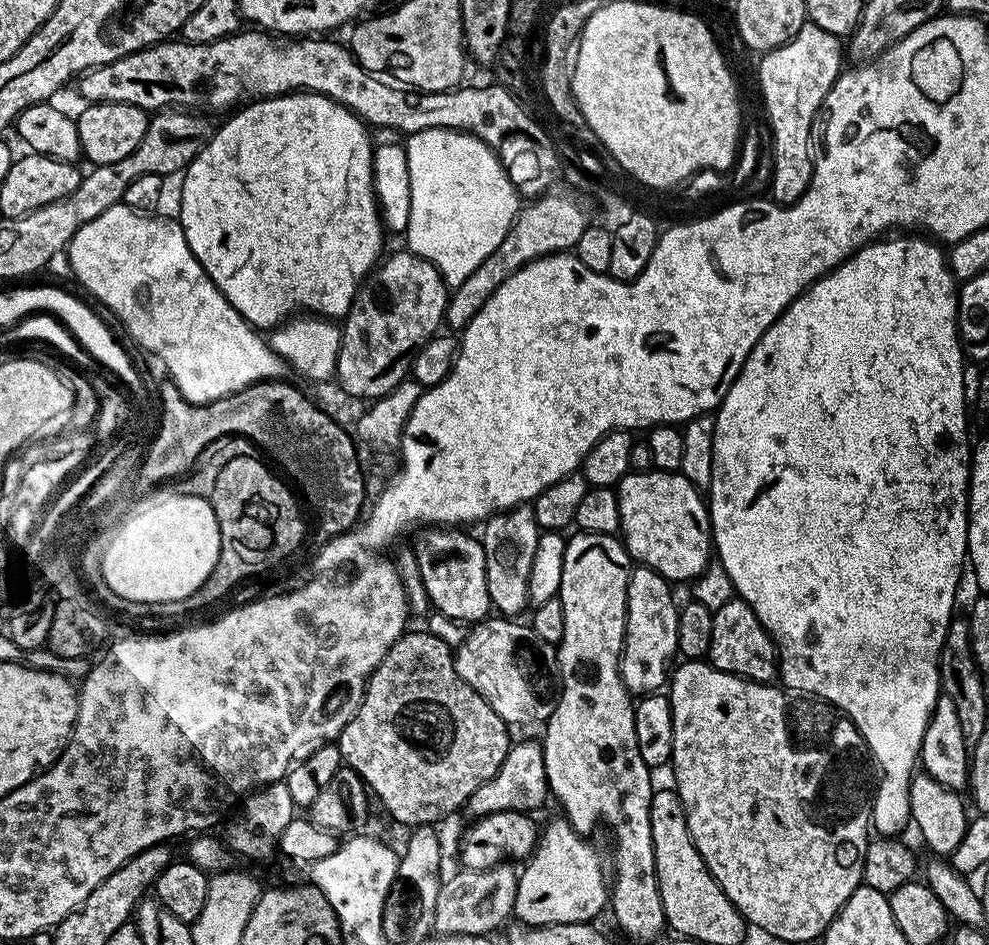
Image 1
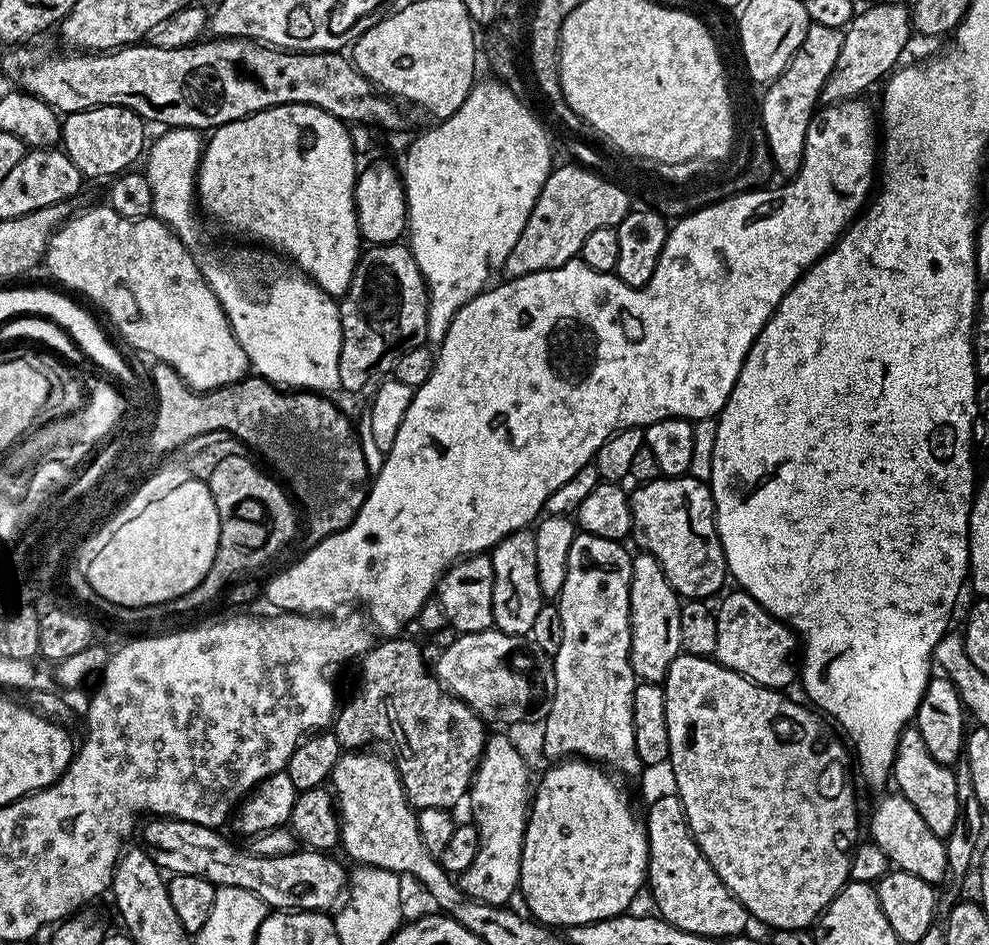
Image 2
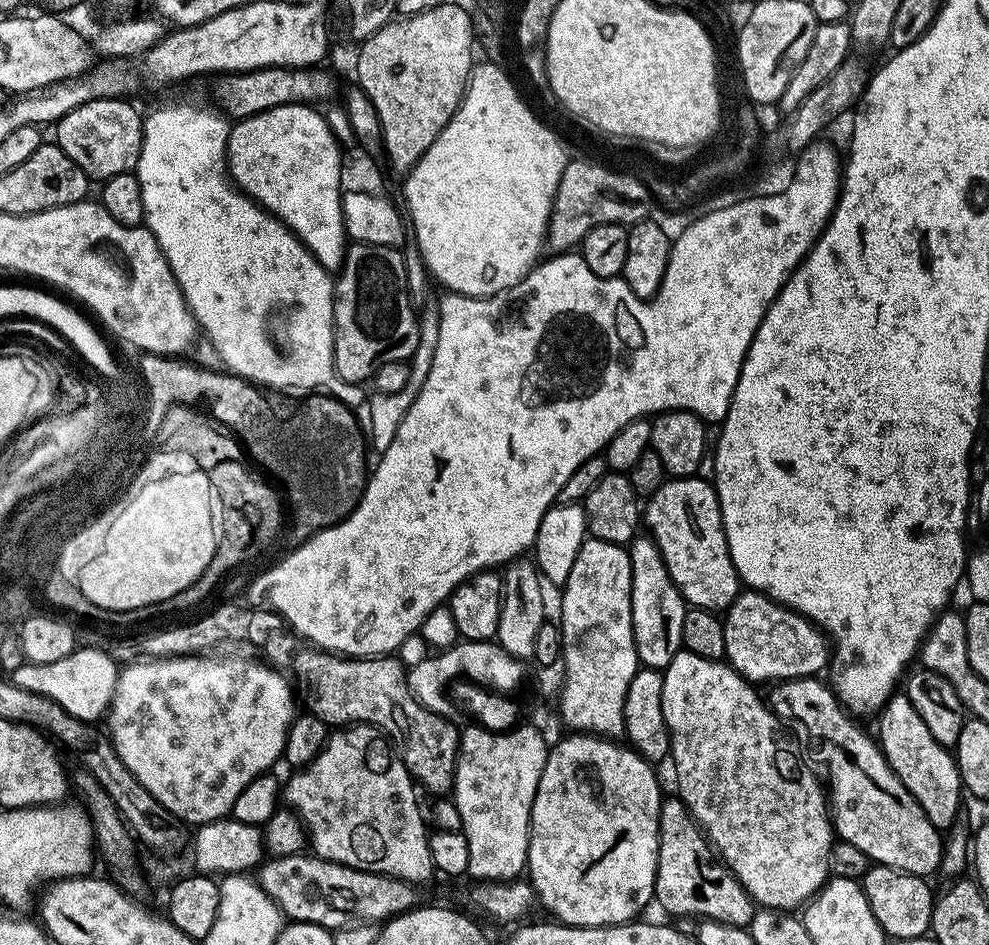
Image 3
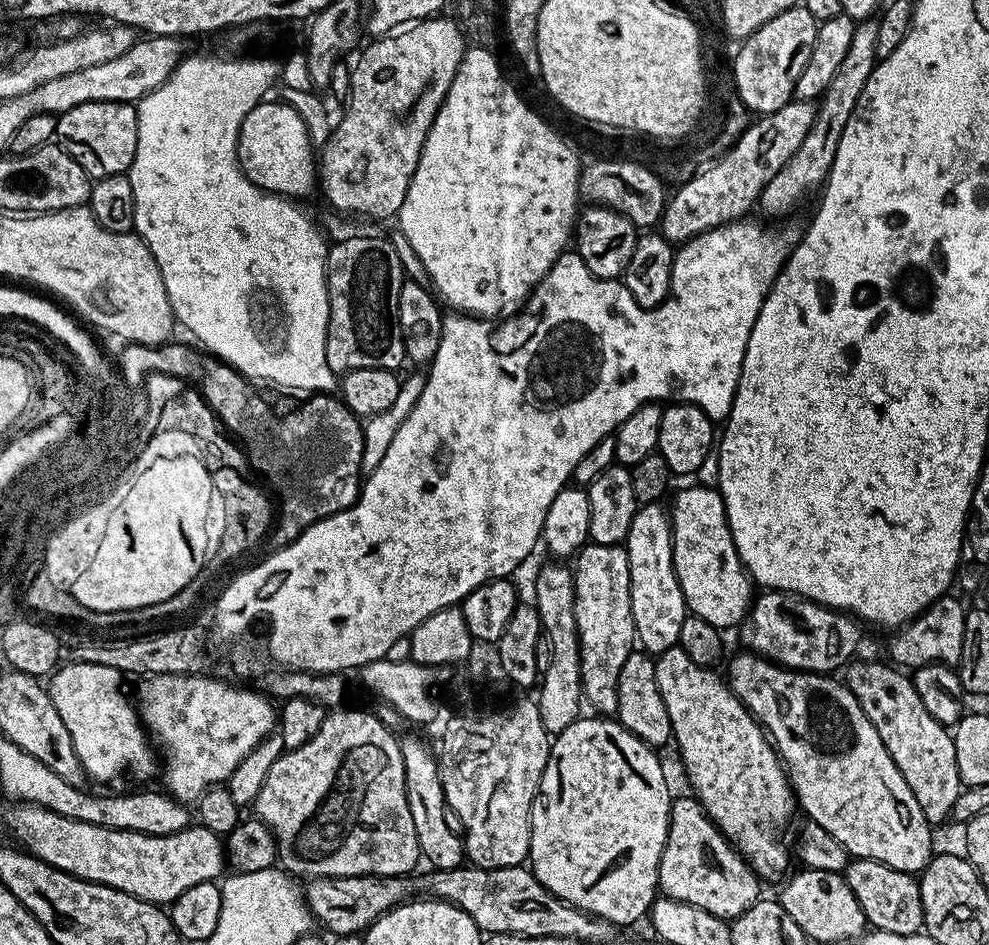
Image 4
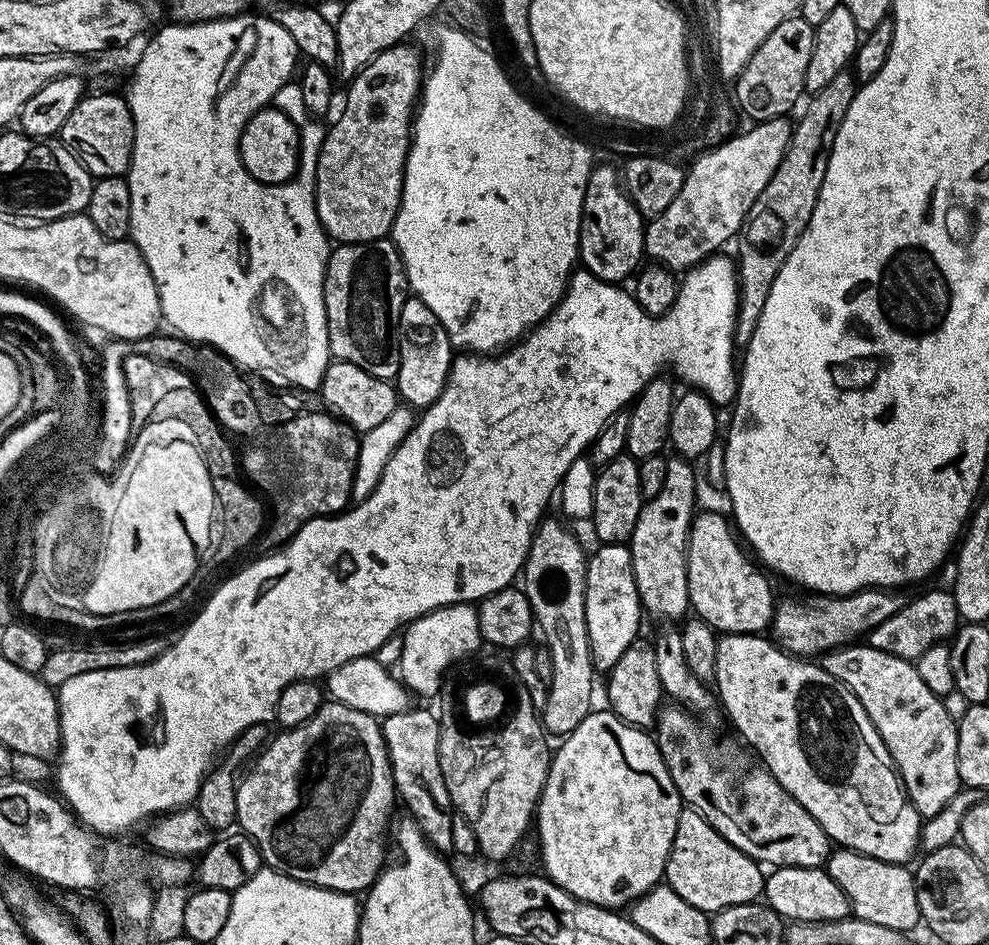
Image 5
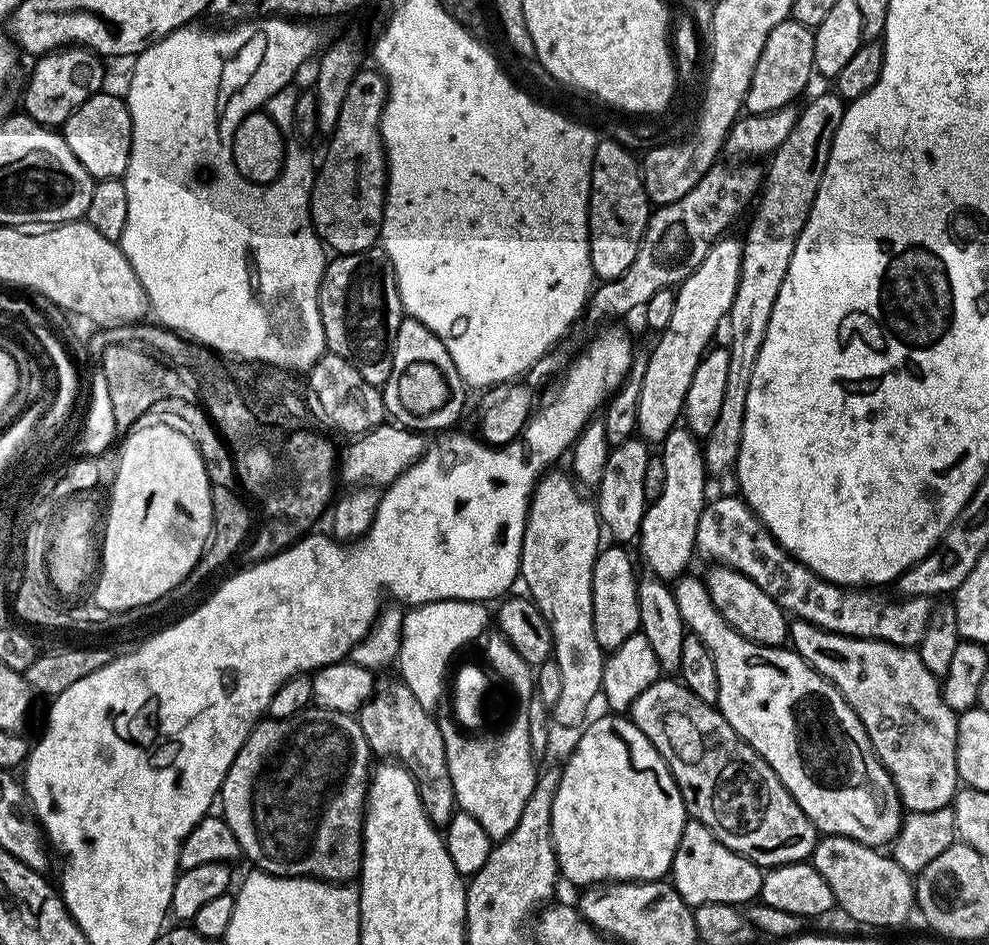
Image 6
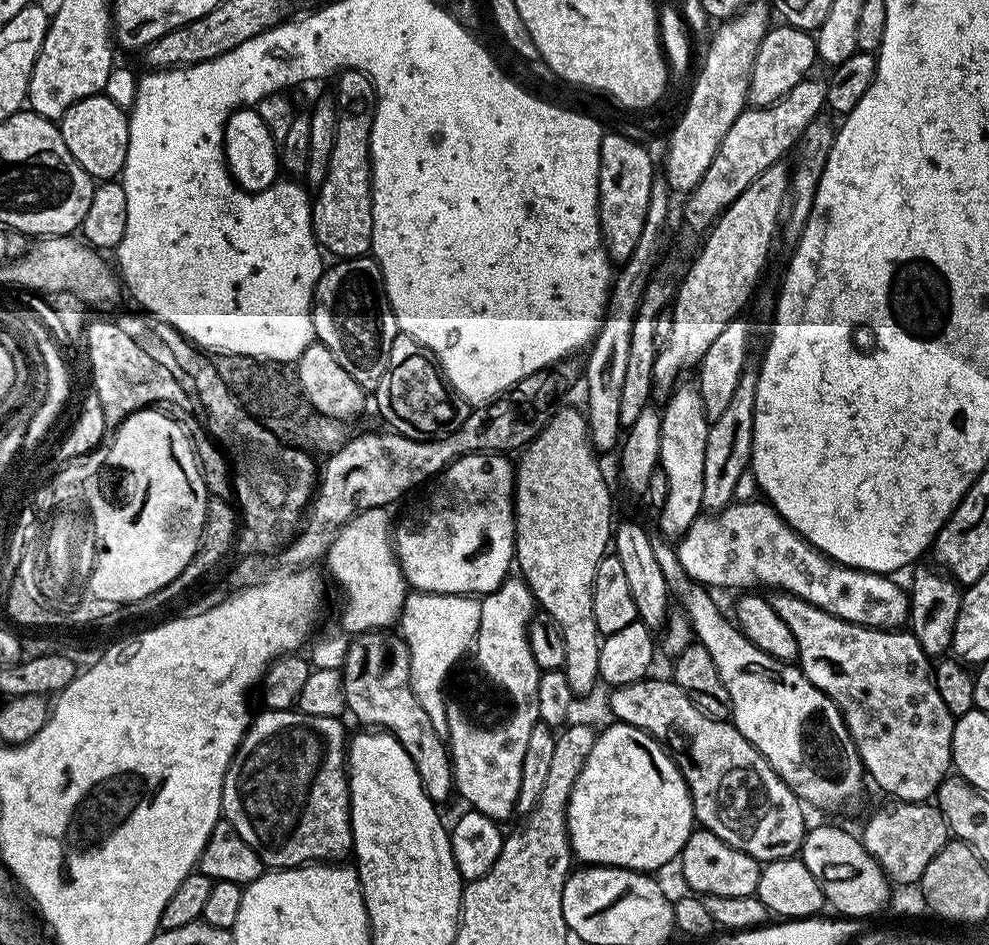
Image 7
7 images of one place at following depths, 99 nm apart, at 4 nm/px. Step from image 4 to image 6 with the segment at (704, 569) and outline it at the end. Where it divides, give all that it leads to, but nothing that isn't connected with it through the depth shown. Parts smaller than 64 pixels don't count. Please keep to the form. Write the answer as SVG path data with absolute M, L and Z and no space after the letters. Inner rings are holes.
M712 566L706 575L708 593L722 618L738 634L742 634L747 640L752 640L762 646L771 648L781 647L790 636L790 620L786 613L780 609L778 602L758 586L758 582L750 582L746 574L735 572L727 566Z

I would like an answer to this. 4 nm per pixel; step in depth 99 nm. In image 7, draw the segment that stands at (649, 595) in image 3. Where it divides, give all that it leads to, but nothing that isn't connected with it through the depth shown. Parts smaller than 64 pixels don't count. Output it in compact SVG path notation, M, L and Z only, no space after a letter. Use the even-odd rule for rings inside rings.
M677 383L672 395L662 408L662 450L659 468L666 470L666 482L670 482L670 494L666 494L666 506L658 510L658 525L662 535L679 538L702 515L702 462L706 462L706 434L710 421L706 418L699 387L695 383Z

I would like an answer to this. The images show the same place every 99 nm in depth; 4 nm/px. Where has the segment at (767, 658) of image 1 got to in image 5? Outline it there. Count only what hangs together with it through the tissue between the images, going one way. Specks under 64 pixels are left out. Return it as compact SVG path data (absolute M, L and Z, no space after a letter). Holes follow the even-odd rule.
M866 588L862 592L852 592L849 596L817 595L812 600L783 600L776 605L772 615L770 636L791 656L820 658L825 652L835 652L861 638L867 637L874 626L894 618L902 606L906 606L910 596L907 591L890 588Z

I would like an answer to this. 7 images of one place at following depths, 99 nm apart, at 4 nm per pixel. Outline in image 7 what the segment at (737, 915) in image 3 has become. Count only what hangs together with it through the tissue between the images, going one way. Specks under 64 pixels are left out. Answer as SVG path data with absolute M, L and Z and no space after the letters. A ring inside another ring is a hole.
M694 830L681 850L678 857L680 872L684 880L689 884L691 891L704 896L729 896L730 898L742 898L743 896L756 895L758 878L760 877L761 861L750 858L742 850L722 842L718 834Z

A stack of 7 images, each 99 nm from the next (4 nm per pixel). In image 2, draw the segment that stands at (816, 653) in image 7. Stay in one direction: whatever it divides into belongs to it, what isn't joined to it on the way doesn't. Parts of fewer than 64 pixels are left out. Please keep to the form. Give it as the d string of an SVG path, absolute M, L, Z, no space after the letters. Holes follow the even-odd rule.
M914 726L905 728L898 738L896 757L892 767L892 780L897 784L899 795L906 798L922 814L922 822L930 826L934 835L947 838L957 821L957 787L955 786L956 773L949 765L940 764L926 750L926 742L922 742L922 734Z

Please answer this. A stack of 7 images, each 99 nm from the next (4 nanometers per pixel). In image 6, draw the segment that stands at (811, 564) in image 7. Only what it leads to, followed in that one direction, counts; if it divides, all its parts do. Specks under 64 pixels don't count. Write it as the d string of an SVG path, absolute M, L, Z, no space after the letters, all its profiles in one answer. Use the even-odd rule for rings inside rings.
M720 494L717 500L709 499L698 518L696 531L696 552L704 555L722 566L733 568L735 572L746 574L750 582L758 582L774 602L786 614L791 614L797 620L805 620L827 632L836 632L839 636L853 636L863 640L881 640L894 646L916 648L922 642L922 634L926 632L926 622L932 613L934 604L926 596L909 596L907 598L879 600L875 591L861 590L856 586L841 586L823 580L814 574L800 560L794 559L779 542L764 528L764 523L748 508L748 503L736 494Z

